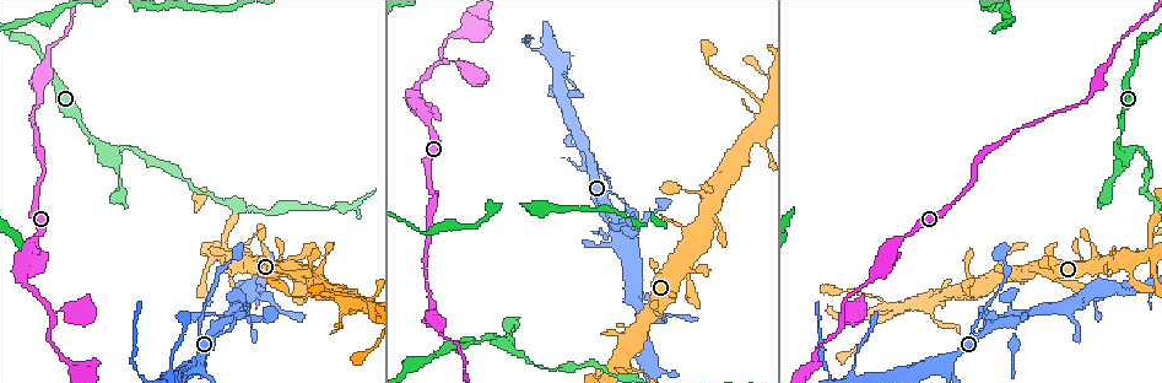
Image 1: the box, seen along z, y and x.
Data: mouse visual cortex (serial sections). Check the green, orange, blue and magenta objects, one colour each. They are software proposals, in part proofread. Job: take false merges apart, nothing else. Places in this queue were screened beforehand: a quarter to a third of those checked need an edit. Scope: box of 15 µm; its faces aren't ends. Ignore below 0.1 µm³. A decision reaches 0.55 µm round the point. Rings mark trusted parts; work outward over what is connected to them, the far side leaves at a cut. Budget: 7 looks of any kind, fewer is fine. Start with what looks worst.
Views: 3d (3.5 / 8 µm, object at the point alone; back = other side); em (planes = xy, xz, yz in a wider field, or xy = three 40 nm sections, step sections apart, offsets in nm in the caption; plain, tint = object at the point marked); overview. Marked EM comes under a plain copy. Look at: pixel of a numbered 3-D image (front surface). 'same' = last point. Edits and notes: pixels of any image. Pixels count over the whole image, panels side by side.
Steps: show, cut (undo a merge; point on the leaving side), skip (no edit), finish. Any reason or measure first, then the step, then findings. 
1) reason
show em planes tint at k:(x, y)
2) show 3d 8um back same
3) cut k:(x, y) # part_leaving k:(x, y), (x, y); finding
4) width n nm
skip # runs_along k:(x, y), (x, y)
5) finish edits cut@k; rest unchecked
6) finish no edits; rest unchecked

abrupt turn
show 3d 8um at 1:(170, 374)

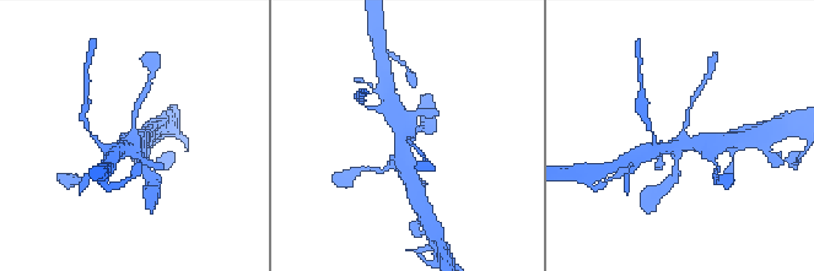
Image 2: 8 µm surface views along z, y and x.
need the tissue
show em planes tint at 2:(131, 137)

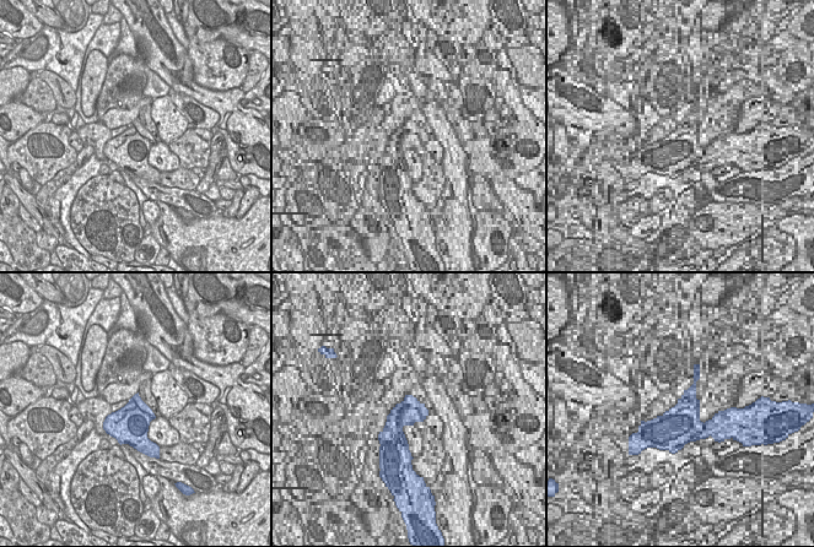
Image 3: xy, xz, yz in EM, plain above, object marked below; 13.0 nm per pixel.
width 480 nm
skip # runs_along 2:(710, 142), (682, 142), (693, 103); all the same cell

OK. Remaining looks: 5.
three arms meet
show 3d 3.5um at 1:(116, 151)

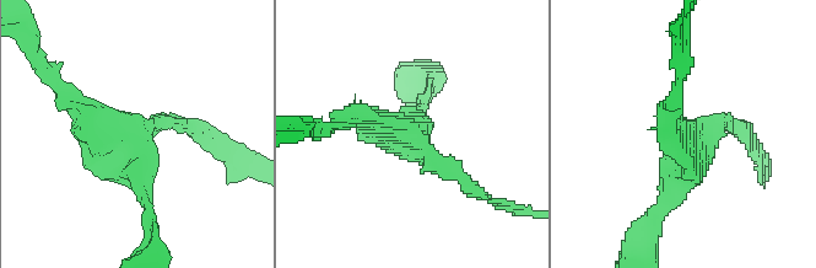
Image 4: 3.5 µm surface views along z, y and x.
shape alone is not enough
show em xy step 3 tint at 4:(133, 138)

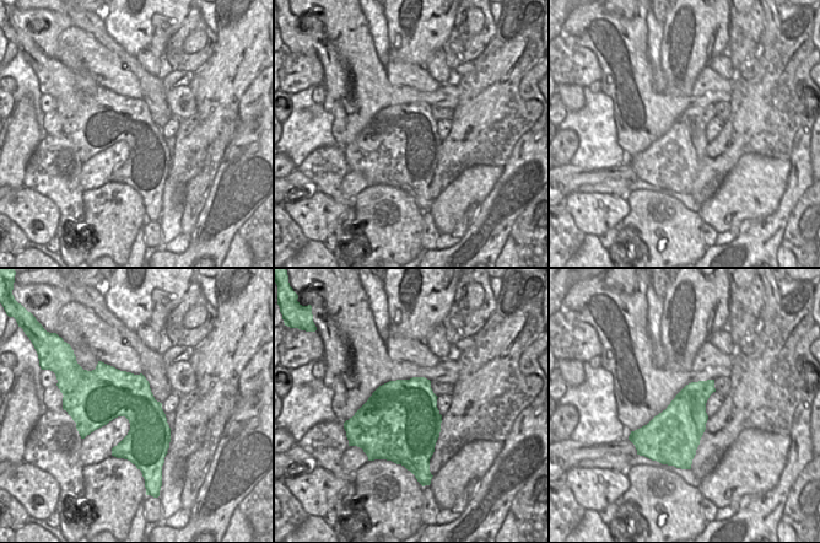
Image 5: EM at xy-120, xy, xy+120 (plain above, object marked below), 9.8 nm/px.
skip # runs_along 4:(345, 119), (405, 129), (470, 186); one cell here

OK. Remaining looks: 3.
three arms meet
show 3d 3.5um at 1:(761, 100)

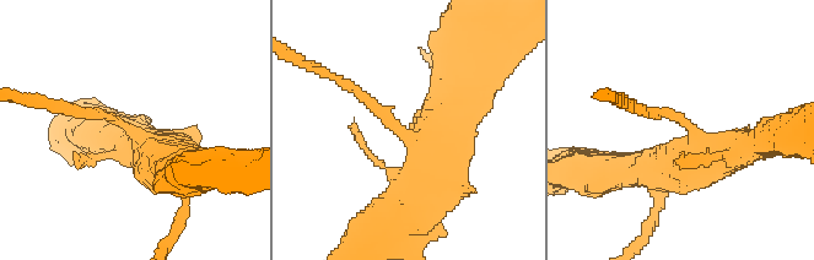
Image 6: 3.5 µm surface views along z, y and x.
arms 3; arm_widths 150, 500, 500 nm
show em xy step 2 tint at 6:(691, 128)

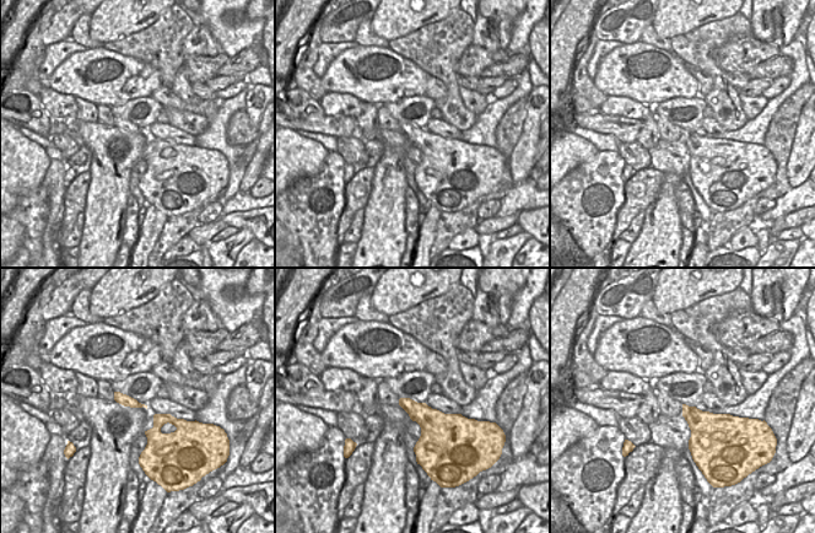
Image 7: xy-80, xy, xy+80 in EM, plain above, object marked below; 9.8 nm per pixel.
skip # runs_along 6:(413, 201), (424, 152), (345, 86); continuous, no second cell

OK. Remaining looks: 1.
finish no edits; rest unchecked

